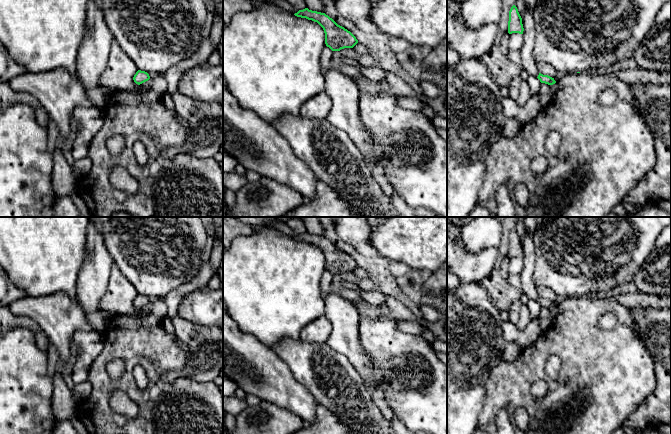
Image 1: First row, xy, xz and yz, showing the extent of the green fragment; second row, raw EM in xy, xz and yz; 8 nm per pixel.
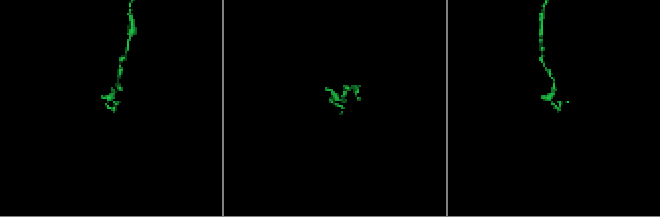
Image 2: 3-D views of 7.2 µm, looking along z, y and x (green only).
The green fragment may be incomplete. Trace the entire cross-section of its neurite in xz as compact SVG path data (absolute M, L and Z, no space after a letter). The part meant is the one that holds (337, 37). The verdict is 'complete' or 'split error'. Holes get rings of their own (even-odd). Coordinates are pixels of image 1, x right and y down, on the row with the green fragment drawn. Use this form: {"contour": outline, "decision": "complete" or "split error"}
{"contour": "M305 8L299 10L294 15L317 22L324 30L326 46L332 51L340 51L344 48L353 48L358 43L358 40L350 31L338 25L325 13Z", "decision": "complete"}

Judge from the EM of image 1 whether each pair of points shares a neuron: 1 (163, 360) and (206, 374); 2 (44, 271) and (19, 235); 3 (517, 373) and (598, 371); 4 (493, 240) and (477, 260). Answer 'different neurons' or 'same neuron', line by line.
1: different neurons
2: same neuron
3: same neuron
4: different neurons

